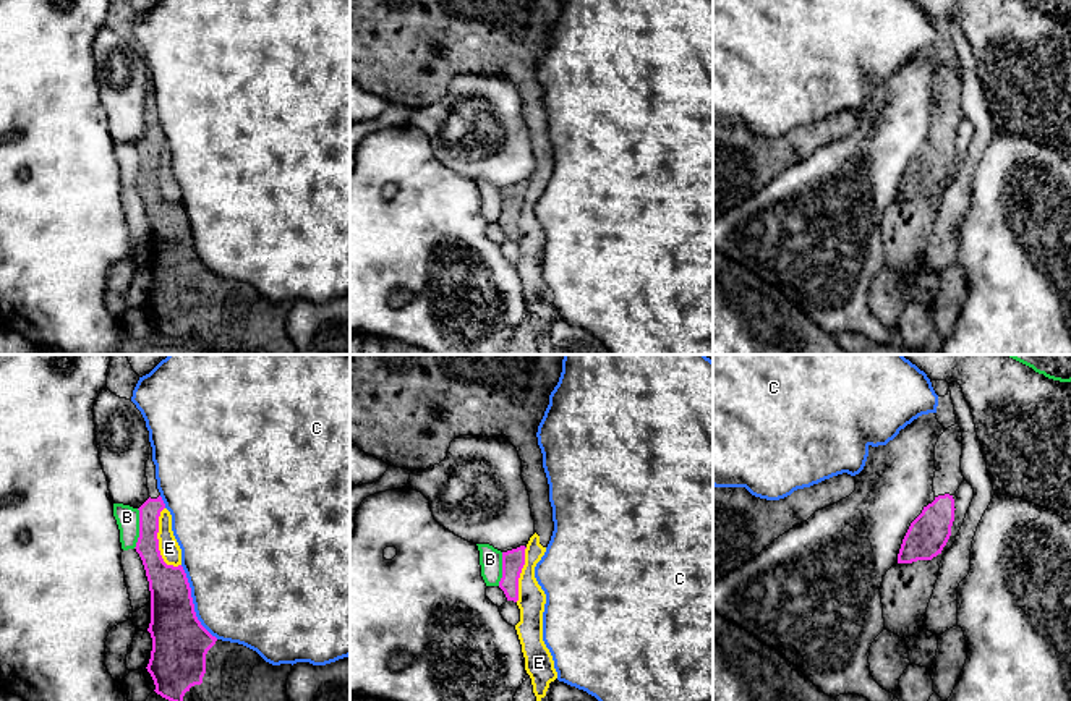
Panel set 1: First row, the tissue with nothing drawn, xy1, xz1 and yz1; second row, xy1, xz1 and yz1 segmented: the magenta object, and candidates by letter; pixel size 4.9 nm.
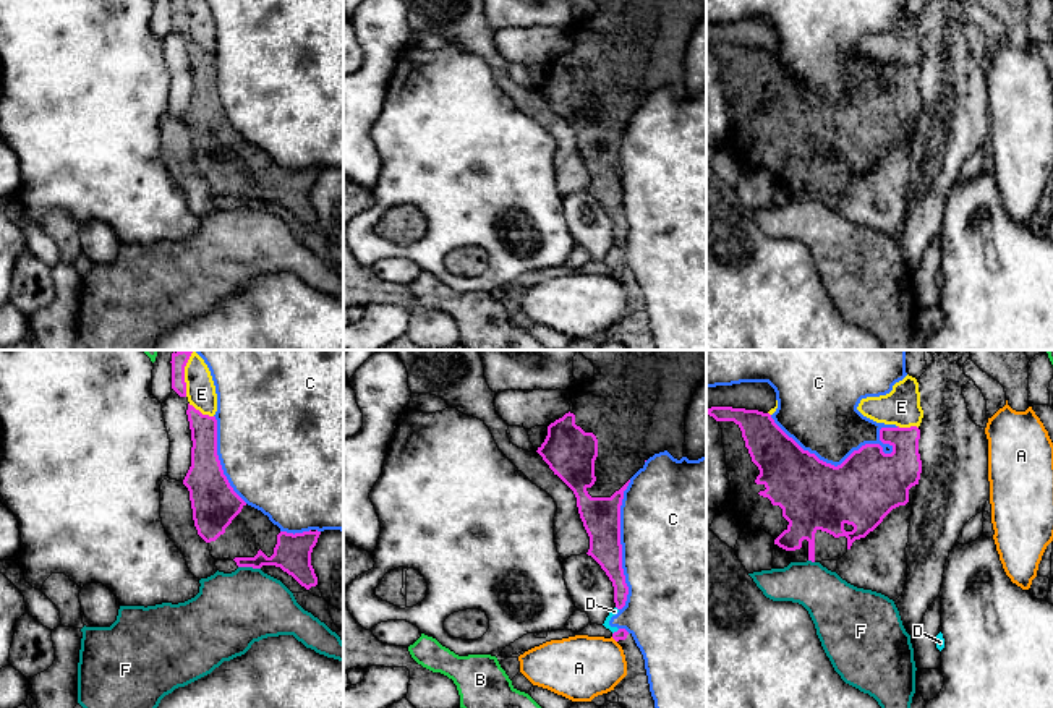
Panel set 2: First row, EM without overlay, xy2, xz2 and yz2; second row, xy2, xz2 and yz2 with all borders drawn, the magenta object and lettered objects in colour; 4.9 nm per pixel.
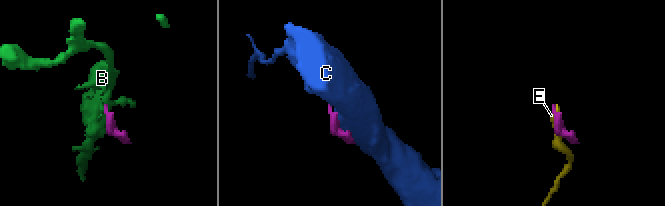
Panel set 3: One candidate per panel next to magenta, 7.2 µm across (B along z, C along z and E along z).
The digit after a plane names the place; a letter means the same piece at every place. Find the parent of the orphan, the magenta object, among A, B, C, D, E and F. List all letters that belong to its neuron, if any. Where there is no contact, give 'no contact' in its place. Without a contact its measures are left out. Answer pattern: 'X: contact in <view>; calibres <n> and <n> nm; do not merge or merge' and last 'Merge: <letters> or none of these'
A: contact in xz2; calibres 60 and 320 nm; do not merge
B: contact in xy1; calibres 120 and 120 nm; do not merge
C: contact in yz2; calibres 340 and 360 nm; do not merge
D: contact in xz2; calibres 60 and 40 nm; do not merge
E: contact in xy1; calibres 200 and 100 nm; do not merge
F: contact in xy2; calibres 190 and 380 nm; do not merge
Merge: none of these

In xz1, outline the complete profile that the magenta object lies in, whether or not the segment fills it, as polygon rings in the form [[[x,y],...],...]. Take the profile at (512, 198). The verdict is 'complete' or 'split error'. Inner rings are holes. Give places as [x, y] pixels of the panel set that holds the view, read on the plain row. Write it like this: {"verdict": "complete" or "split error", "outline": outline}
{"verdict": "complete", "outline": [[[525,183],[502,189],[502,215],[499,225],[507,238],[518,238],[518,215],[525,202]]]}

